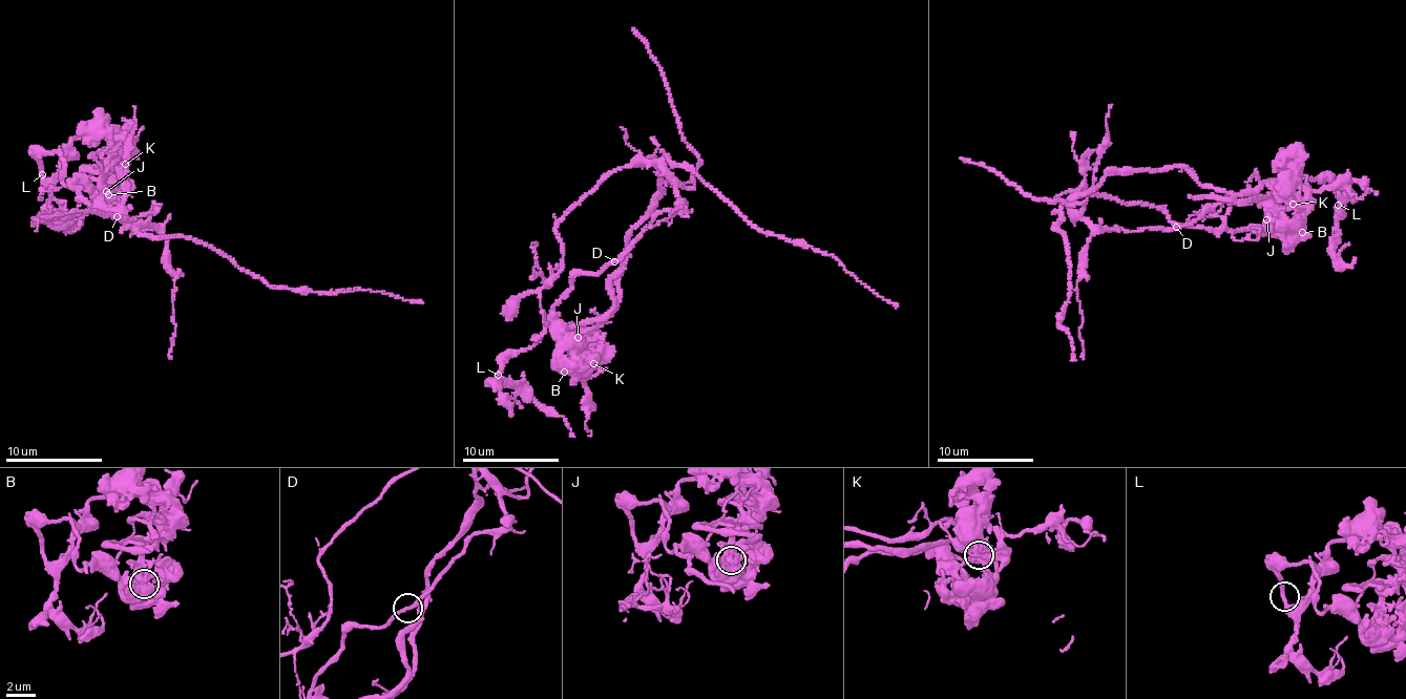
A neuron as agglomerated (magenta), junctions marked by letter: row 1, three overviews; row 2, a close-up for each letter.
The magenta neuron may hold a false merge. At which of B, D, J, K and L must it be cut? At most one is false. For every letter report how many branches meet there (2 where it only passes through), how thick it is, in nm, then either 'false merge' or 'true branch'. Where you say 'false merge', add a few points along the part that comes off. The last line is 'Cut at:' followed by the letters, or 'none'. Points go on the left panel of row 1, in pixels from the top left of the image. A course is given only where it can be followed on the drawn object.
B: branches 2; calibre 440 nm; true branch
D: branches 2; calibre 240 nm; true branch
J: branches 2; calibre 400 nm; true branch
K: branches 2; calibre 280 nm; false merge; course (126, 164), (98, 152), (155, 228), (37, 160), (50, 178), (72, 140), (129, 134)
L: branches 2; calibre 280 nm; true branch
Cut at: K

